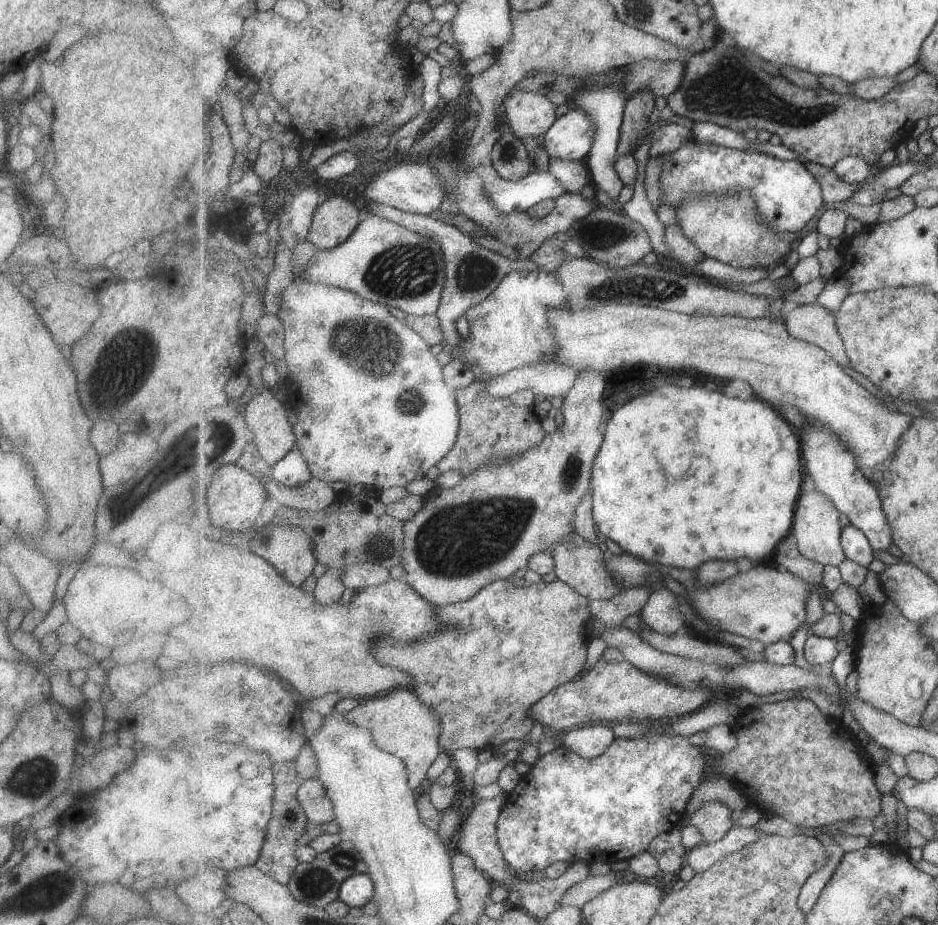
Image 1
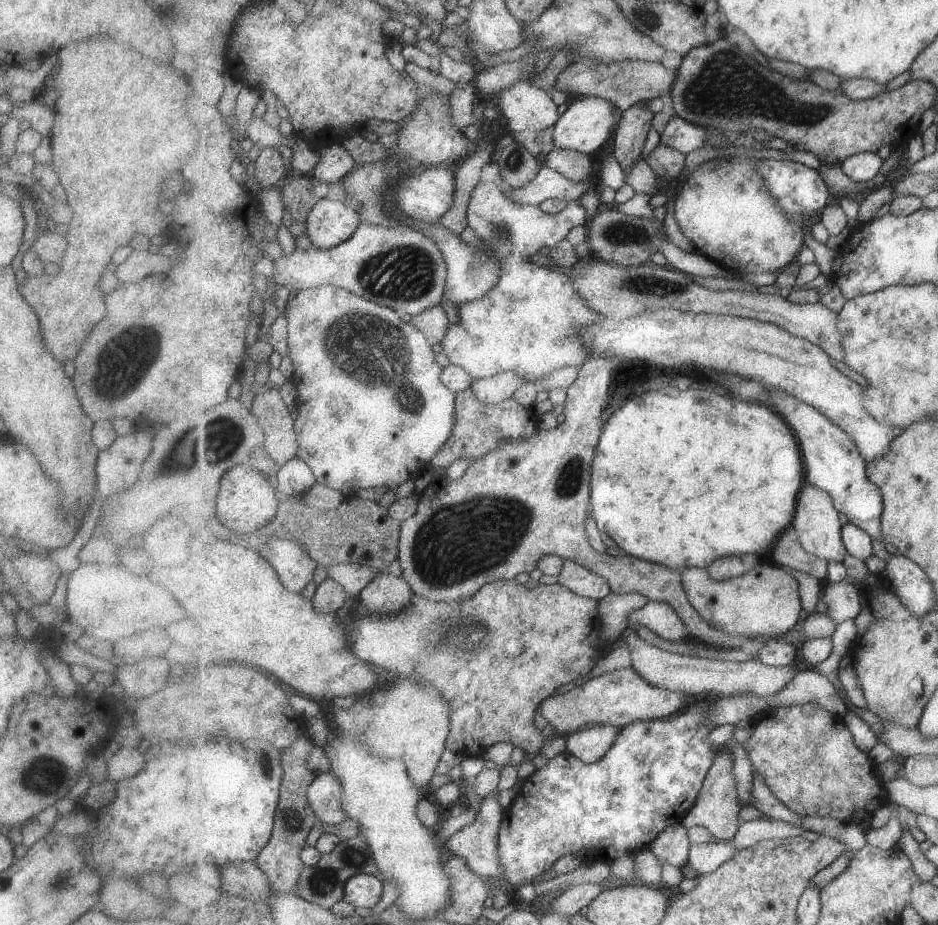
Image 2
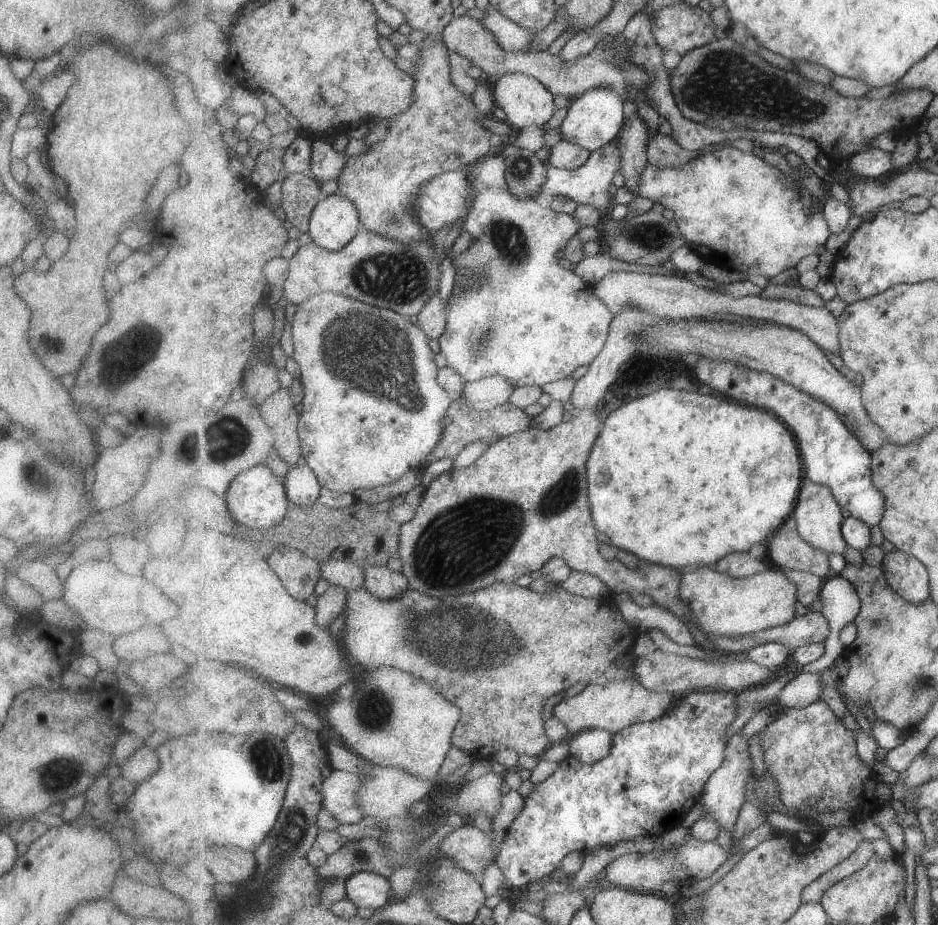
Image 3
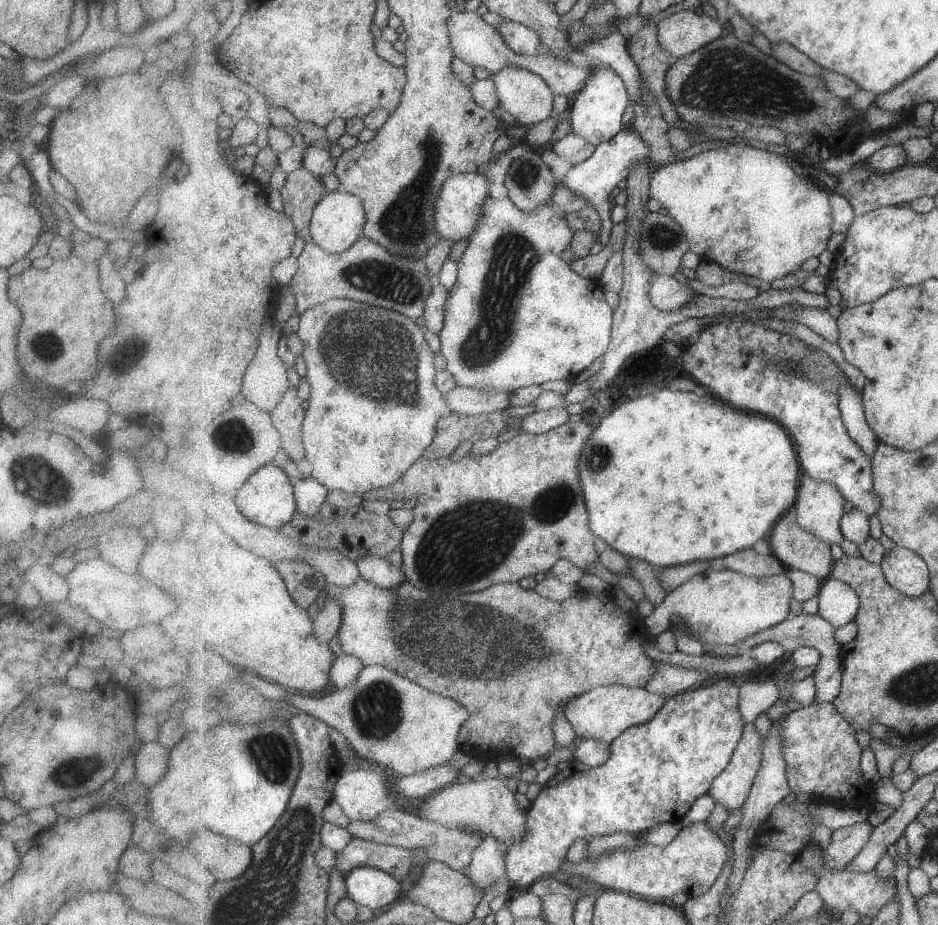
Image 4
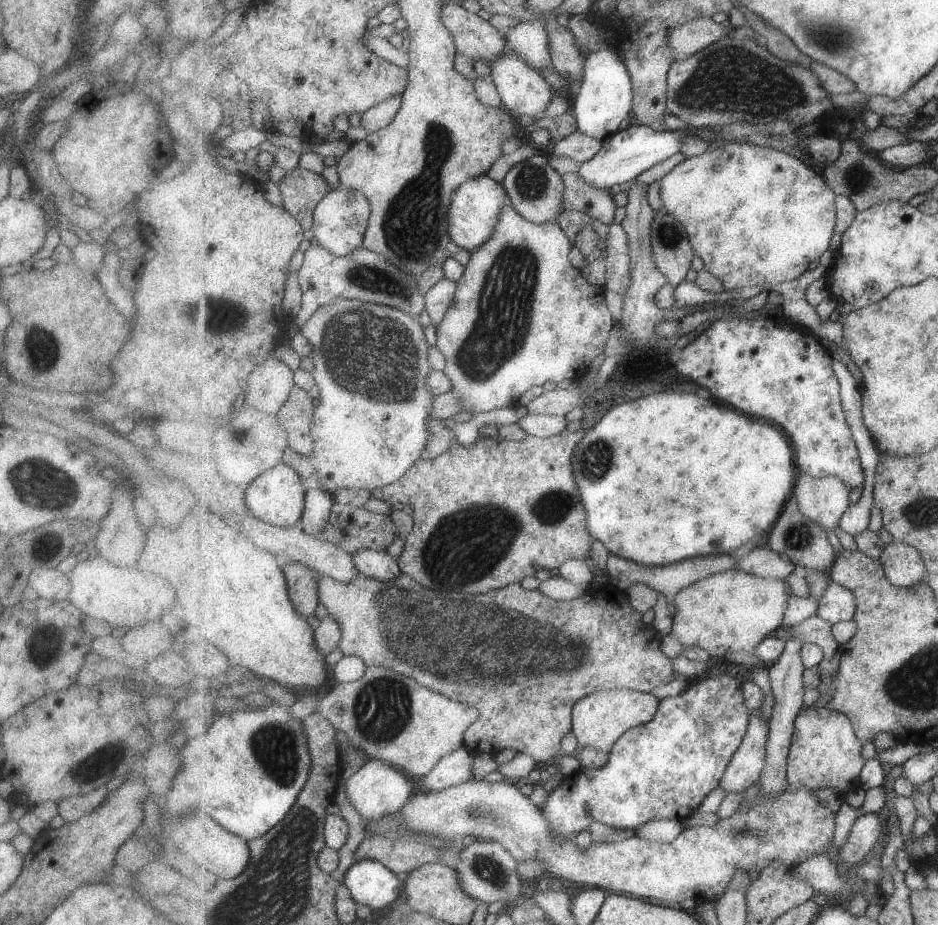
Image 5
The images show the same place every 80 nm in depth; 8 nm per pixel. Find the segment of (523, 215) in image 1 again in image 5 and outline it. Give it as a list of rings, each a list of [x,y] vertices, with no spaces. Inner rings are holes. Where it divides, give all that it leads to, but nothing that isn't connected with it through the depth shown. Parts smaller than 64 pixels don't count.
[[[510,203],[504,207],[504,212],[500,217],[500,222],[496,225],[492,238],[482,248],[471,254],[471,260],[465,266],[463,276],[458,280],[458,290],[453,305],[449,308],[444,322],[437,327],[438,341],[435,345],[446,360],[443,371],[451,378],[453,389],[459,392],[461,402],[463,402],[463,411],[466,415],[461,415],[457,419],[465,418],[469,413],[483,413],[508,406],[514,407],[521,400],[521,396],[525,395],[525,392],[531,388],[543,386],[545,382],[552,381],[556,384],[563,380],[572,380],[578,383],[589,374],[591,362],[604,355],[613,328],[616,327],[617,315],[608,306],[606,288],[587,282],[583,278],[581,270],[575,269],[575,266],[571,264],[569,254],[571,254],[571,240],[561,230],[558,222],[543,225],[531,223],[518,214]]]

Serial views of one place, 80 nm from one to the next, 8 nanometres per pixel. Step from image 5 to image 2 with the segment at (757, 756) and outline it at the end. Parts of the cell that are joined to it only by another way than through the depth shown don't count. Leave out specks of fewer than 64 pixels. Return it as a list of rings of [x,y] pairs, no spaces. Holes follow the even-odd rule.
[[[727,747],[719,748],[716,761],[709,769],[699,798],[682,822],[687,830],[697,825],[703,825],[719,840],[732,840],[736,837],[743,823],[739,818],[739,810],[741,810],[743,805],[739,801],[737,780],[735,780],[735,776],[733,776],[733,766],[735,766],[735,755]]]

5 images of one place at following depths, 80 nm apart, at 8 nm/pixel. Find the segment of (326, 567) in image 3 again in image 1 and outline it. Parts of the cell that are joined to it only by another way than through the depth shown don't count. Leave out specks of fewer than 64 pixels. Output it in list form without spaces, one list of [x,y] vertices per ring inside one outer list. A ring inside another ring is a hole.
[[[357,563],[344,567],[343,584],[353,592],[383,584],[391,579],[391,572],[384,566],[376,564]]]

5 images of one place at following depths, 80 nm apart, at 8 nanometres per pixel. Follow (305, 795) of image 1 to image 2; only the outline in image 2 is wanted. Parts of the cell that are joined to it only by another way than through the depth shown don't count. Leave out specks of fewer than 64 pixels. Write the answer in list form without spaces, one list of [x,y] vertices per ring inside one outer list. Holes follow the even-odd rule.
[[[331,770],[321,773],[310,784],[308,799],[323,824],[339,824],[349,820],[350,816],[342,807],[342,793],[342,780]]]

